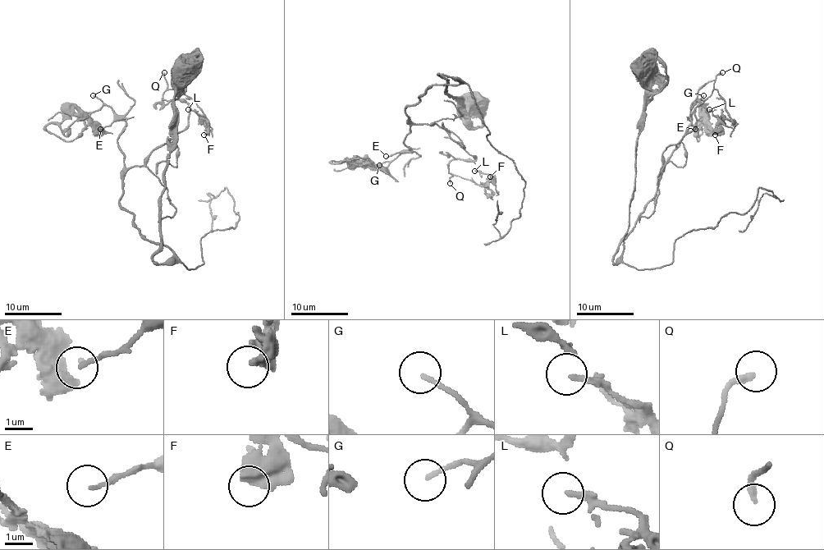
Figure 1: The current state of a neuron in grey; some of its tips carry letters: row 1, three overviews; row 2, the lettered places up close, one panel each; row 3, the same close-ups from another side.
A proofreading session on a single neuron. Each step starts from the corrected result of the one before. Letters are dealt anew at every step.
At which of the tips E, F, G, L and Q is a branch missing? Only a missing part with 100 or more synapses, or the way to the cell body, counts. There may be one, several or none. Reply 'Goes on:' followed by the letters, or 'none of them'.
Goes on: E, Q

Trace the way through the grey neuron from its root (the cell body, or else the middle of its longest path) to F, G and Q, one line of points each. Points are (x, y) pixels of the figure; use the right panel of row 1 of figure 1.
F: (639, 69), (623, 243), (662, 153), (713, 89), (725, 100), (715, 135)
G: (639, 69), (645, 111), (638, 121), (635, 187), (623, 243), (654, 196), (658, 173), (703, 95)
Q: (639, 69), (645, 111), (623, 243), (655, 193), (662, 153), (693, 129), (698, 99), (711, 95), (722, 72)

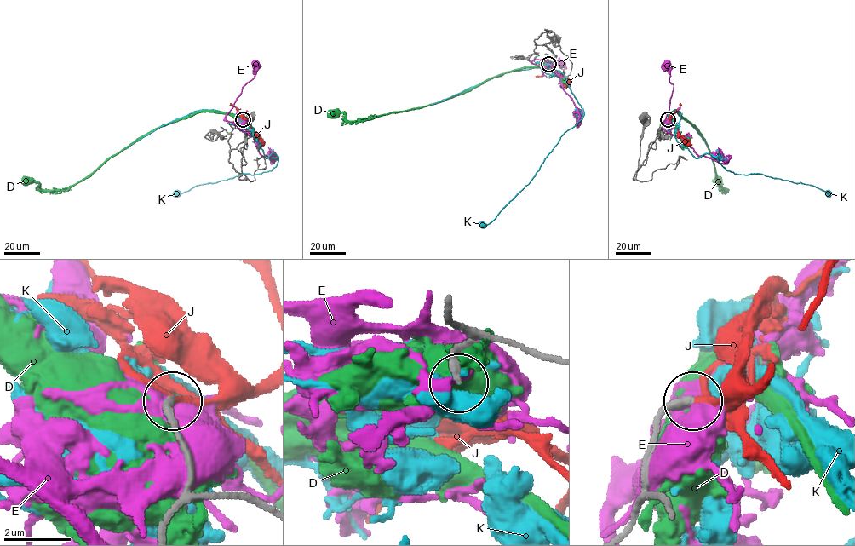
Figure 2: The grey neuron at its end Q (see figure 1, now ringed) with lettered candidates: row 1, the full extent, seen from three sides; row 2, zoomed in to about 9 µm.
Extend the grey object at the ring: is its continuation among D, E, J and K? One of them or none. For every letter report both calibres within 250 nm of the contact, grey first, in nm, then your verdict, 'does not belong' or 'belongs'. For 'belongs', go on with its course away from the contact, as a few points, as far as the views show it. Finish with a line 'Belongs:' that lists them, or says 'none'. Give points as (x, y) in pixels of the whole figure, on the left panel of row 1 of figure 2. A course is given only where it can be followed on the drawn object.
D: 240/950 nm | does not belong
E: 240/360 nm | does not belong
J: 240/190 nm | belongs | via (243, 119), (260, 140), (256, 146)
K: 240/500 nm | does not belong
Belongs: J

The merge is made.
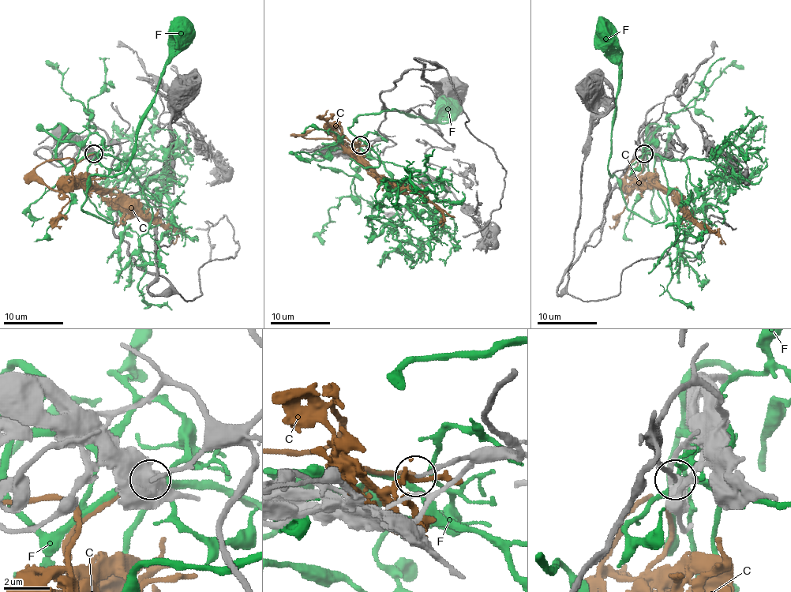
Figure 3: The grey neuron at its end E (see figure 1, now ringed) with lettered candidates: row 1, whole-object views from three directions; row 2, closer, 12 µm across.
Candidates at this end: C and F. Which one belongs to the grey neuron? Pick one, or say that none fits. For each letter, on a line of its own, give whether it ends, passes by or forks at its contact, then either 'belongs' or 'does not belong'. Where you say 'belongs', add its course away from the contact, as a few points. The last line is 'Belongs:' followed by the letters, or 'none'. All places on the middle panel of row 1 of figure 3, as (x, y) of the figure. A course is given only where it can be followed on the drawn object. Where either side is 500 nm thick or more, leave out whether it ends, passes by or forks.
C: it ends there; belongs; it runs (360, 144), (339, 143), (352, 148), (382, 177), (395, 180), (409, 192), (421, 192), (444, 216), (440, 226)
F: it forks there; does not belong
Belongs: C

